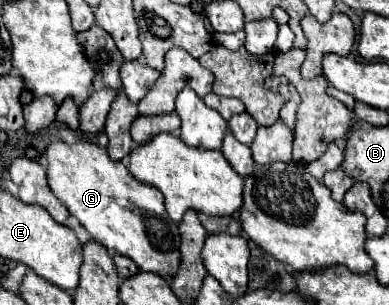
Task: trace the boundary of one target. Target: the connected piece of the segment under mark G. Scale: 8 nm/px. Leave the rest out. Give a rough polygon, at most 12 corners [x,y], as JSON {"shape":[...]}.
{"shape":[[52,141],[50,191],[98,243],[176,275],[156,187],[90,141]]}

